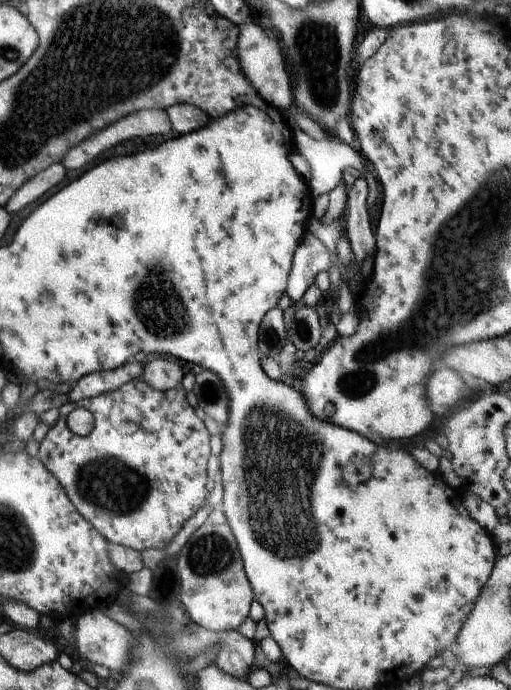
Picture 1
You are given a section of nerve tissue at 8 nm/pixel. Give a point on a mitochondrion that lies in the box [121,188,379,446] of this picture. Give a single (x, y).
(167, 319)

